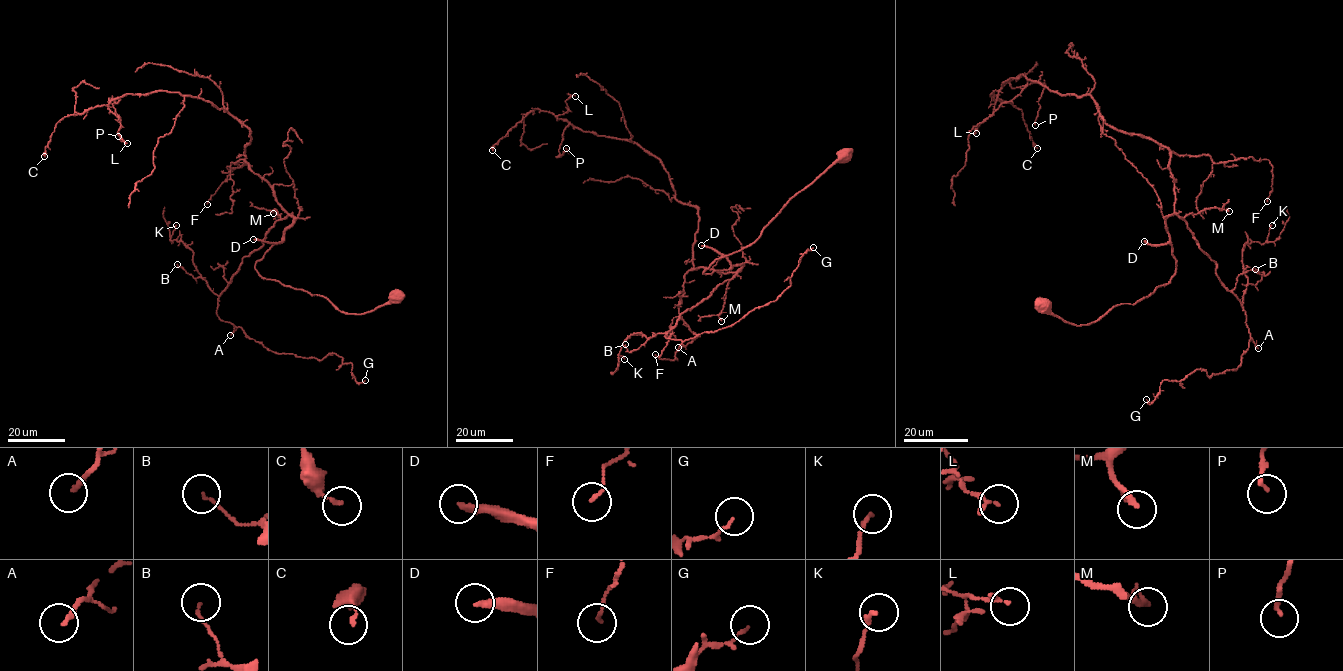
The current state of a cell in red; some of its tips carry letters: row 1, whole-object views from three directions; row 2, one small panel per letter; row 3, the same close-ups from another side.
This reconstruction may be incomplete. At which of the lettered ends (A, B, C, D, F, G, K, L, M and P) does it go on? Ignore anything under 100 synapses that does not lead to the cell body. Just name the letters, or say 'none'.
D

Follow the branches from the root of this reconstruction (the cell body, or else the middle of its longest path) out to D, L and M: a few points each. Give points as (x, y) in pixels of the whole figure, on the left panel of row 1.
D: (396, 297), (371, 311), (346, 314), (322, 295), (263, 279), (255, 262), (282, 241), (253, 239)
L: (396, 297), (346, 314), (258, 274), (294, 218), (227, 109), (124, 94), (108, 108), (127, 143)
M: (396, 297), (371, 311), (346, 314), (322, 295), (263, 279), (255, 262), (281, 241), (294, 220), (273, 213)

